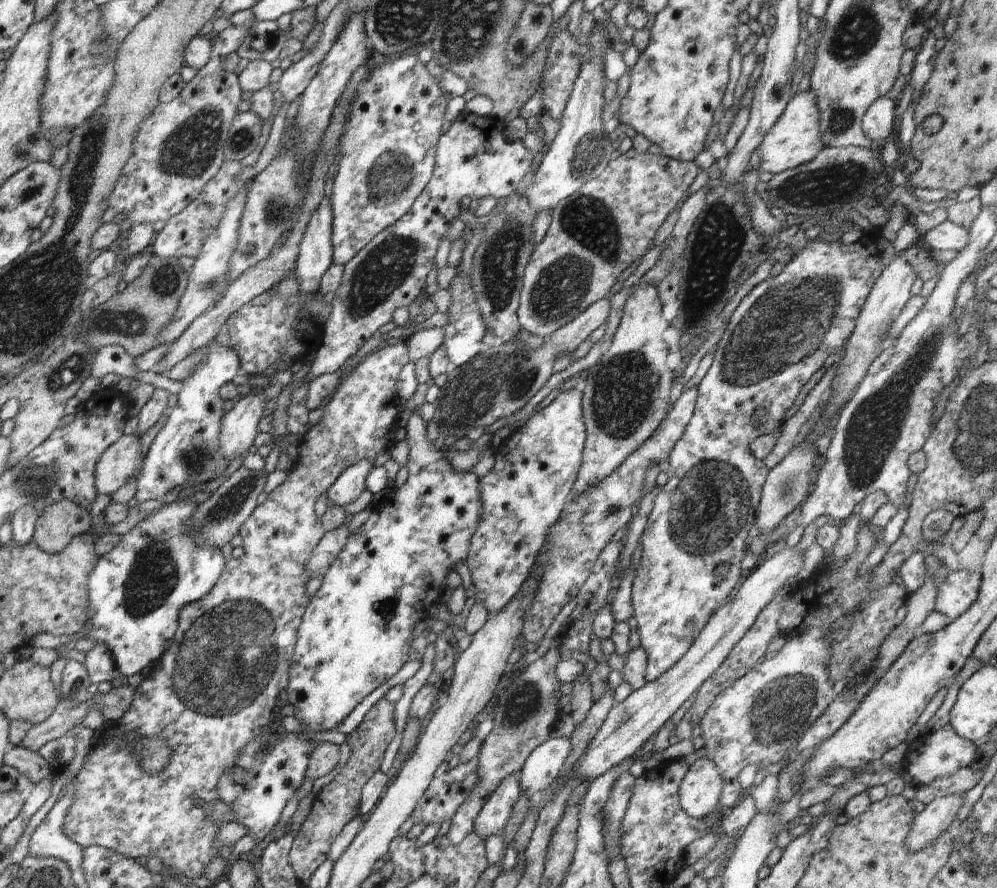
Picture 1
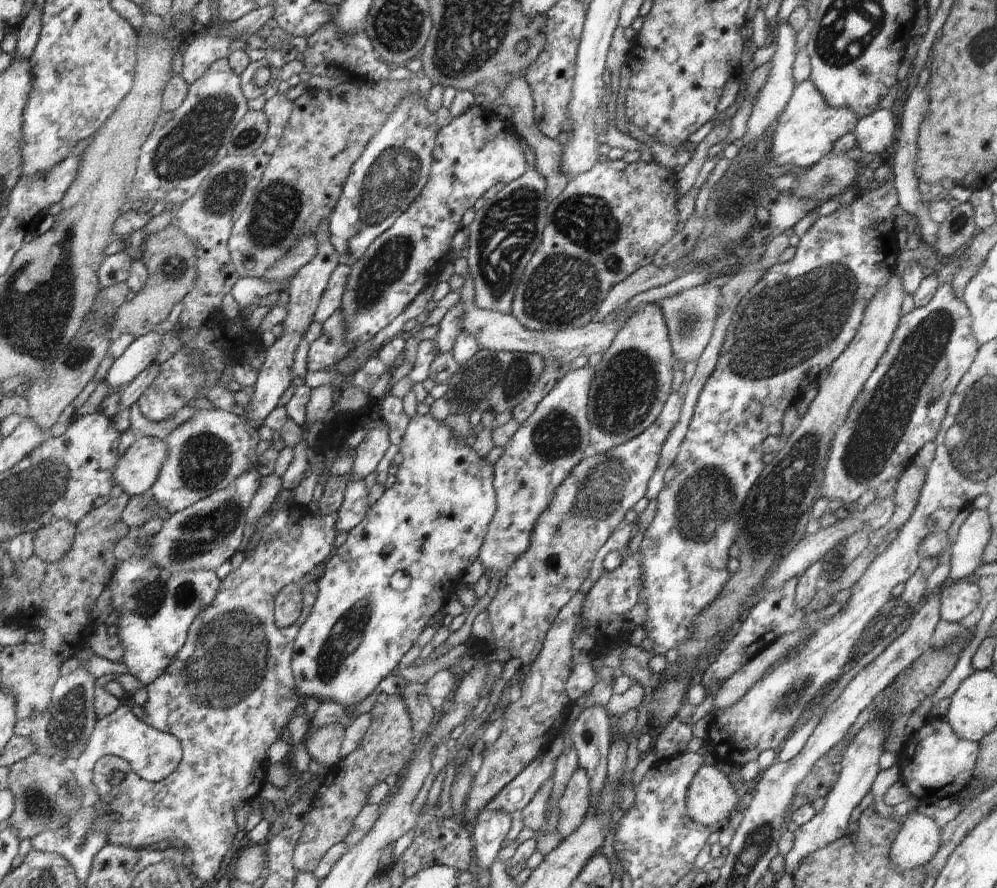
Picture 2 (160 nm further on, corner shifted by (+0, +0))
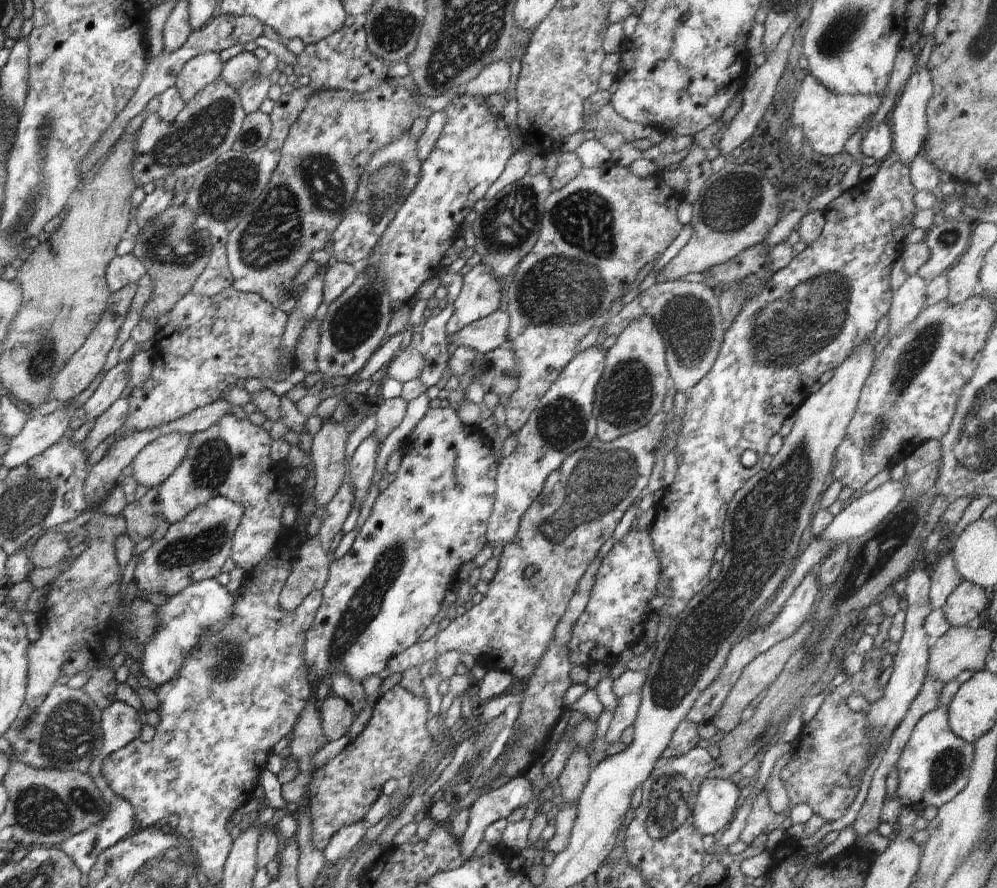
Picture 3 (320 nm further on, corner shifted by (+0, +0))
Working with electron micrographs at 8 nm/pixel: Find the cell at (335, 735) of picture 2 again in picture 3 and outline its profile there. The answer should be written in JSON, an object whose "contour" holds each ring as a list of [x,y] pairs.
{"contour":[[[332,693],[323,701],[319,710],[322,734],[326,736],[328,743],[334,742],[349,732],[354,719],[353,711],[346,700]]]}

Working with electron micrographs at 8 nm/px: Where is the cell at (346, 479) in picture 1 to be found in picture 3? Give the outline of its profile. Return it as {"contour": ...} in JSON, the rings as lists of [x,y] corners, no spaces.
{"contour":[[[398,397],[384,400],[382,406],[374,409],[373,415],[376,424],[374,424],[374,430],[369,432],[369,435],[378,442],[378,446],[390,436],[390,432],[396,430],[404,421],[407,404],[406,400]]]}

